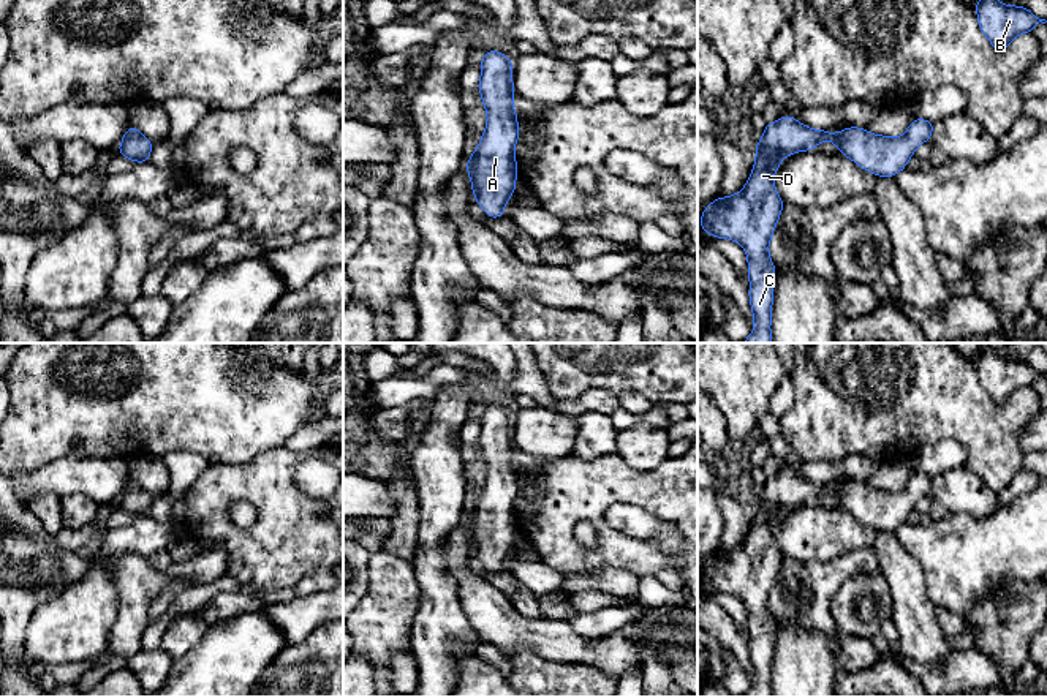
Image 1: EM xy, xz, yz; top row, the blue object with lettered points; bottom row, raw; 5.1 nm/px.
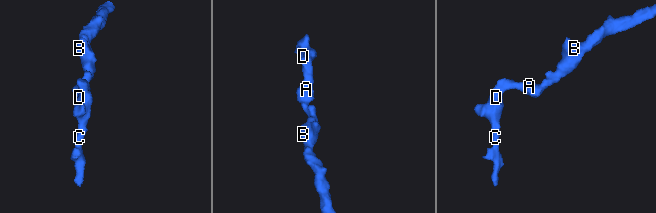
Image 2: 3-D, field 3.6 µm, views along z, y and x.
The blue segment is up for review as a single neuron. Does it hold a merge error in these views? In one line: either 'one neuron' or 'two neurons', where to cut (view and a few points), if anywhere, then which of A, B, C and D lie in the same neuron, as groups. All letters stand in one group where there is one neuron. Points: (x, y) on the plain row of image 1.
one neuron; cut none; groups A B C D

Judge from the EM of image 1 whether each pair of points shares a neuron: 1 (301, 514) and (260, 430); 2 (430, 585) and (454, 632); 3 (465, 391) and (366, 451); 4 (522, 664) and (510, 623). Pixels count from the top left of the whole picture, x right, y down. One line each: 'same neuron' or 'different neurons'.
1: different neurons
2: same neuron
3: different neurons
4: different neurons

